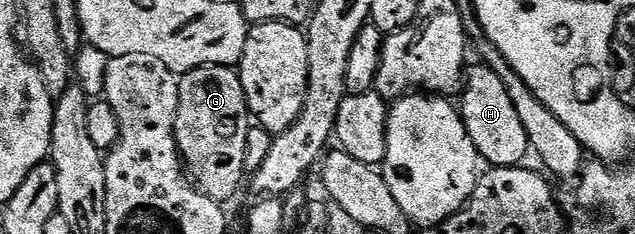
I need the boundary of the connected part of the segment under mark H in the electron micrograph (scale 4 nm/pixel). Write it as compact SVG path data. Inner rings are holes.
M484 65L476 66L468 68L465 86L459 96L459 110L478 156L484 162L486 159L490 168L515 167L524 164L525 154L528 156L531 148L527 129L523 129L523 121L515 111L511 93L507 93L507 85L499 81L499 73Z

